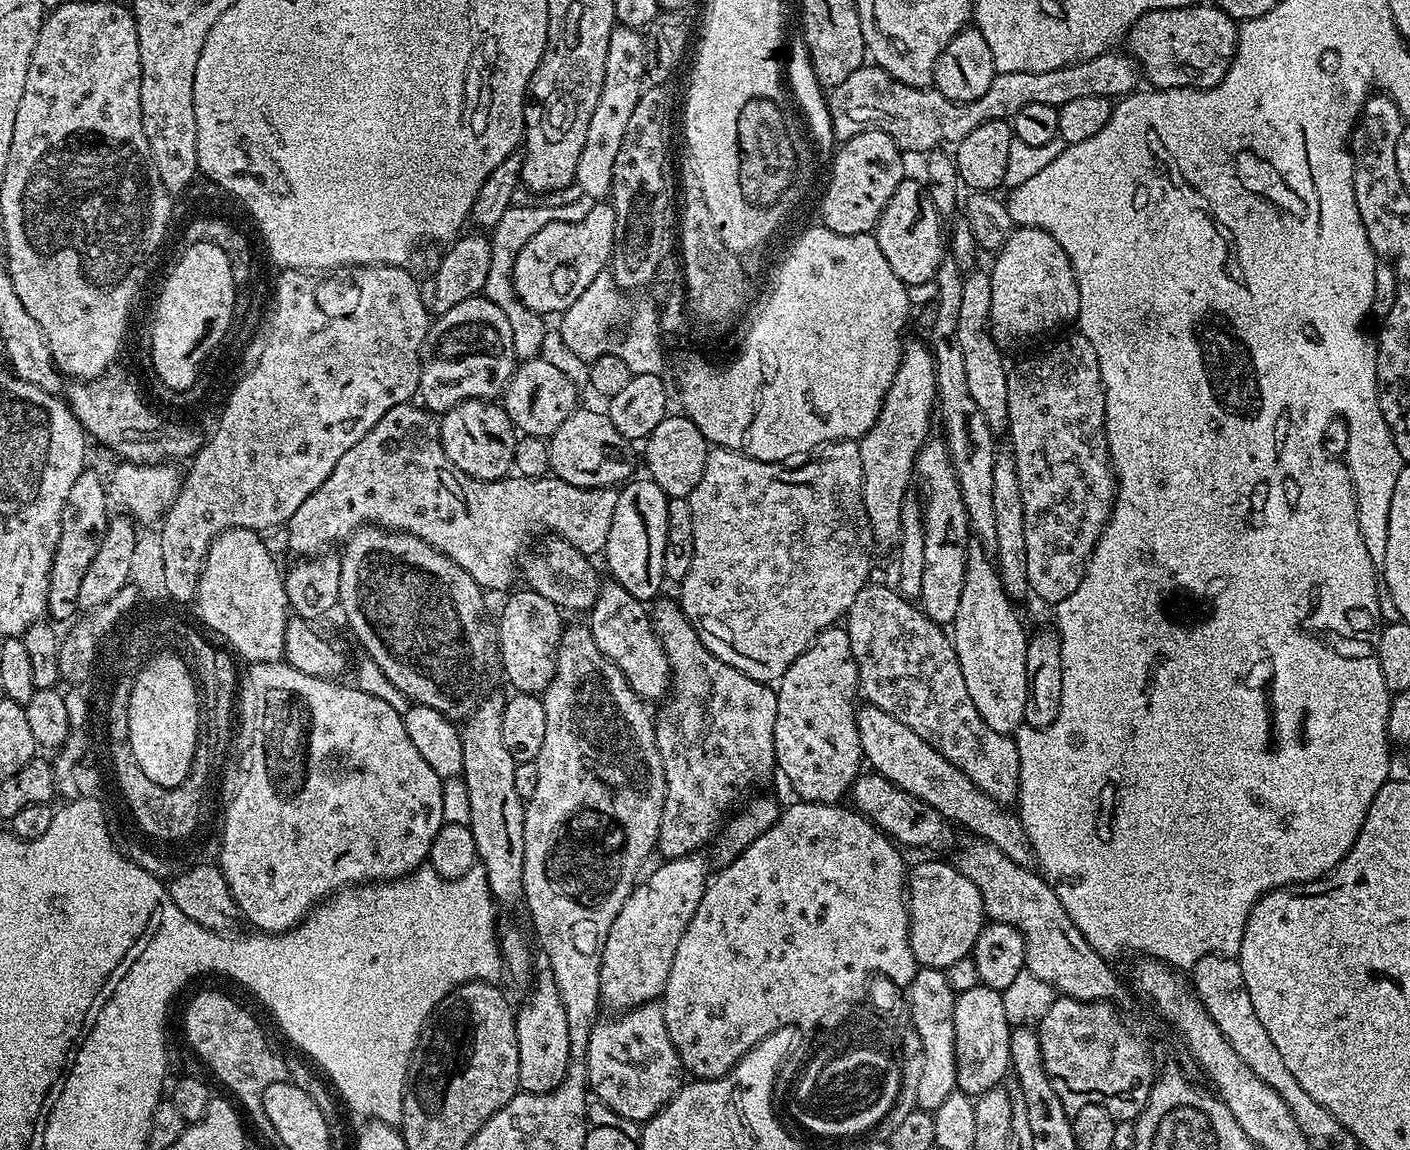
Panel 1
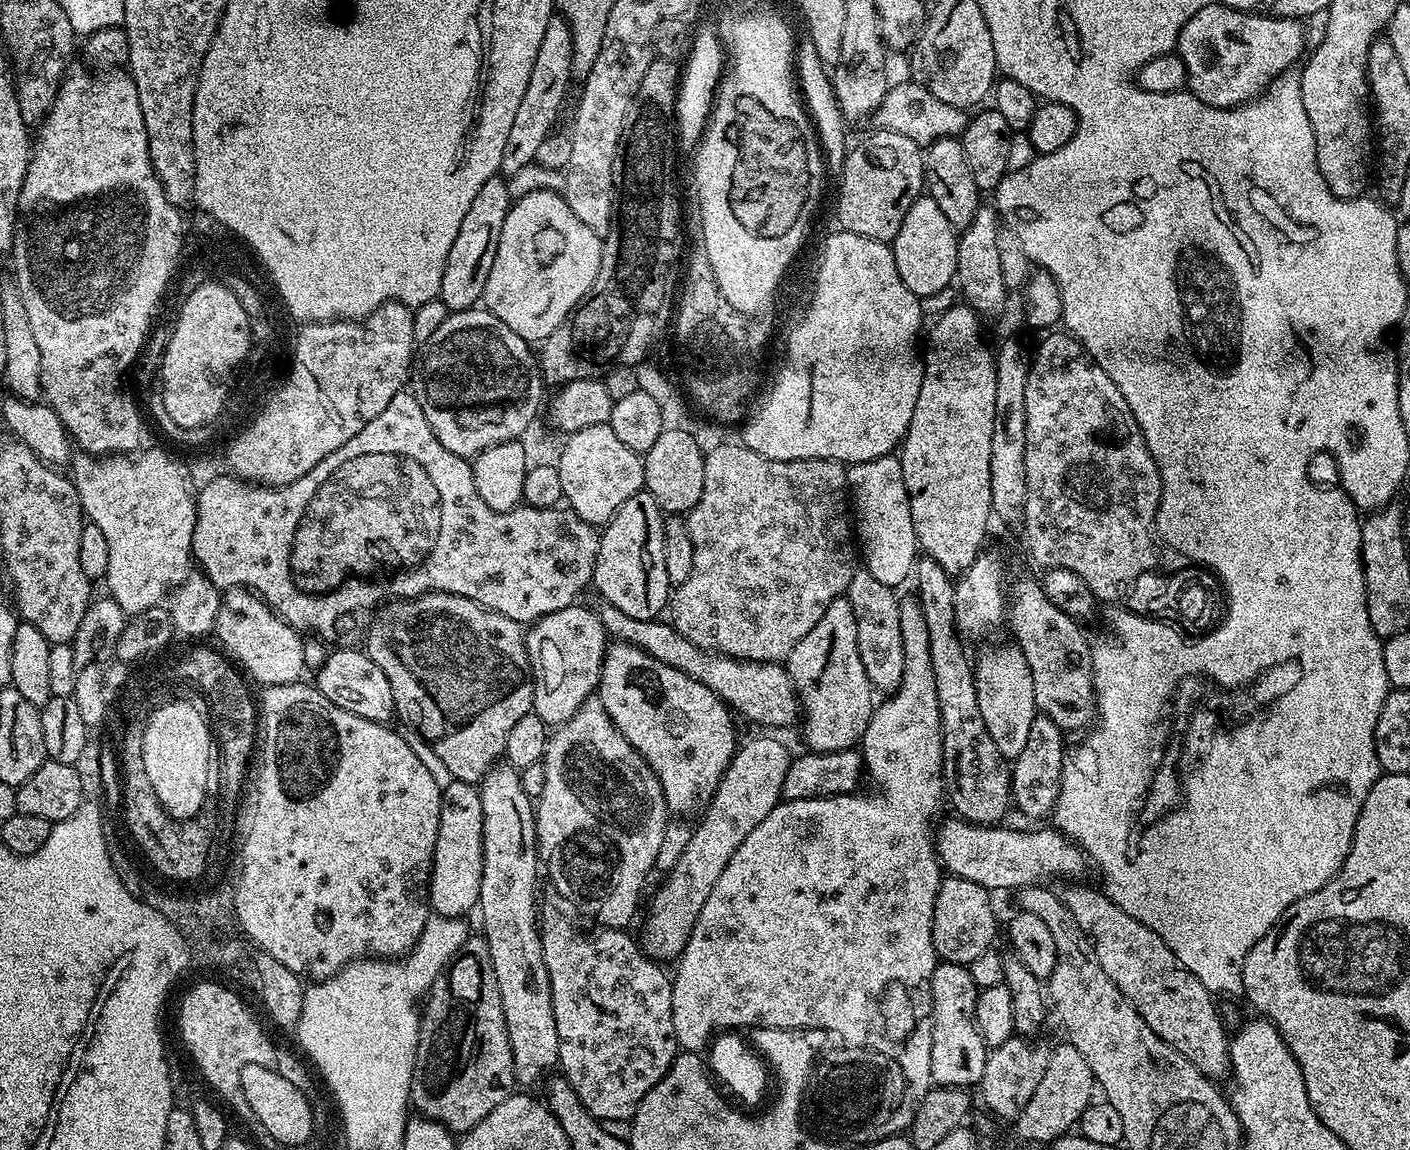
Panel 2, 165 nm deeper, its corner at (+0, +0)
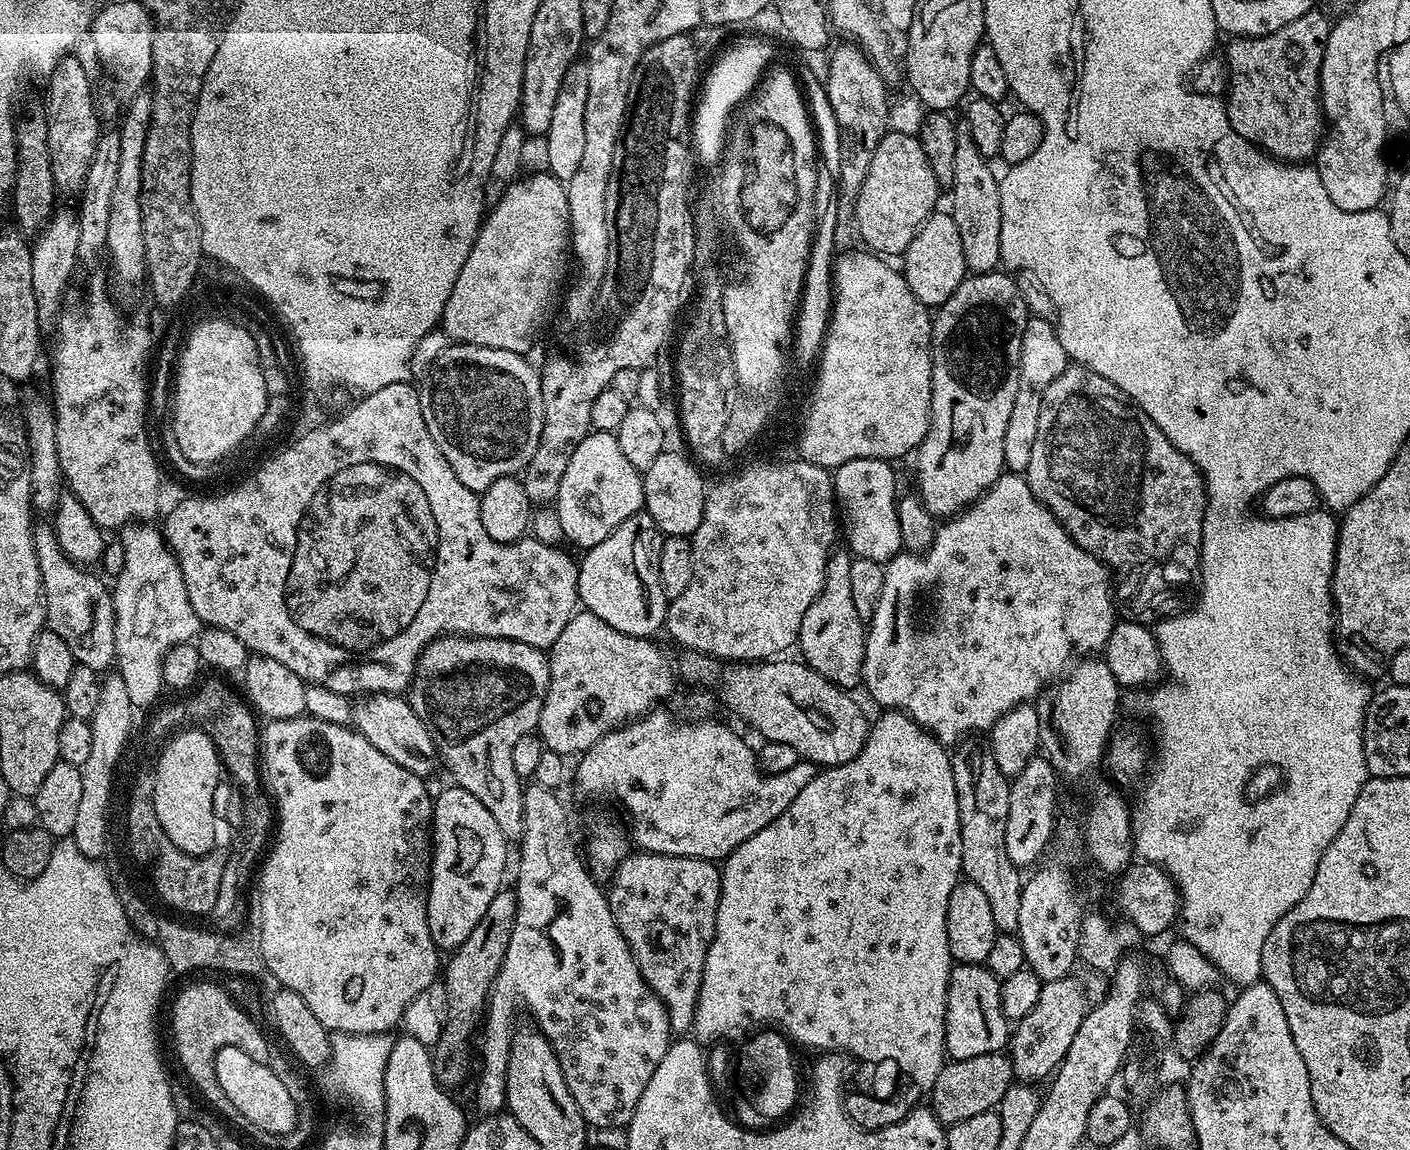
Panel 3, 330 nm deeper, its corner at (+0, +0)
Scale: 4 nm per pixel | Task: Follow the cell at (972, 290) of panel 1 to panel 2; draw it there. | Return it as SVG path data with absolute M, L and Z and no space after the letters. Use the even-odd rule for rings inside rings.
M981 203L971 219L970 224L959 233L956 242L956 278L960 284L963 303L980 313L981 317L996 316L1004 308L1010 296L1010 289L1006 286L1006 278L1002 278L1002 265L999 262L998 234L1002 221L993 205Z

